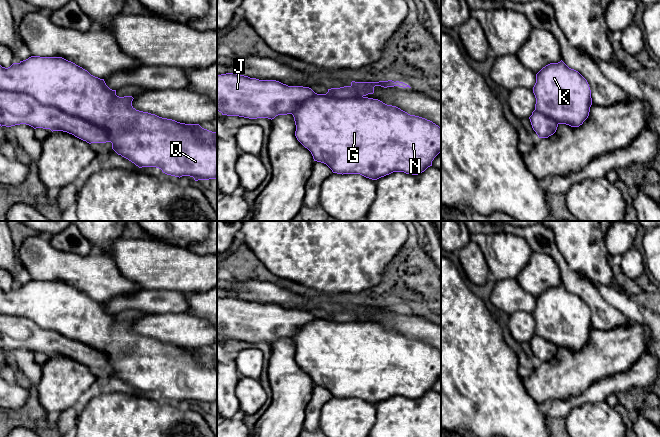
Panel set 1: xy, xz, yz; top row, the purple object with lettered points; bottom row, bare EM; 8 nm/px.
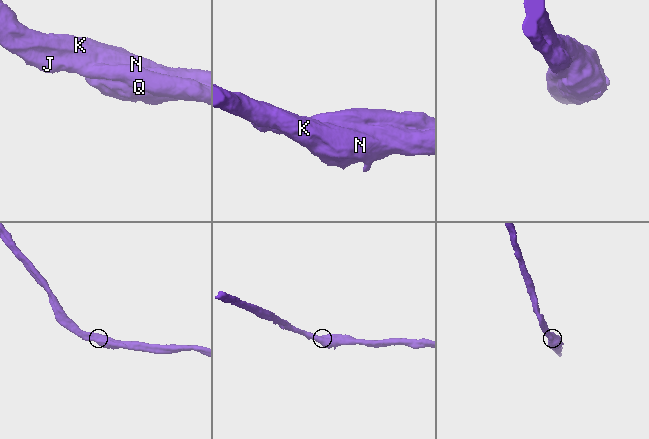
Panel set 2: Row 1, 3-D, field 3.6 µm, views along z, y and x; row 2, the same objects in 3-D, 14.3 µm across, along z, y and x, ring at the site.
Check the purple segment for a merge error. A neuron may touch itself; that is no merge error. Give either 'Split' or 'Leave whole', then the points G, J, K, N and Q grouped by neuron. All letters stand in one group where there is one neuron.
Leave whole. Groups: G J K N Q

